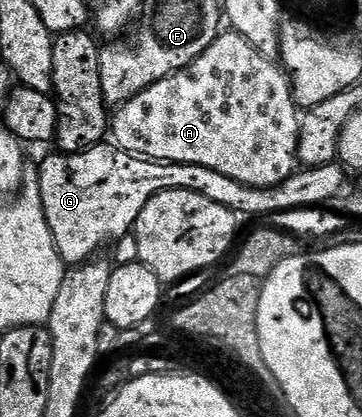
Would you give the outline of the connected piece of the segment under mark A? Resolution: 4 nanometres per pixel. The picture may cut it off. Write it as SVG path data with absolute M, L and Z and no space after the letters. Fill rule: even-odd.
M223 31L218 38L188 67L152 83L140 95L117 106L112 117L112 141L133 157L167 163L196 163L212 167L228 179L236 179L254 189L268 189L287 181L299 168L298 136L300 110L290 90L290 79L271 58L260 55L246 37Z

